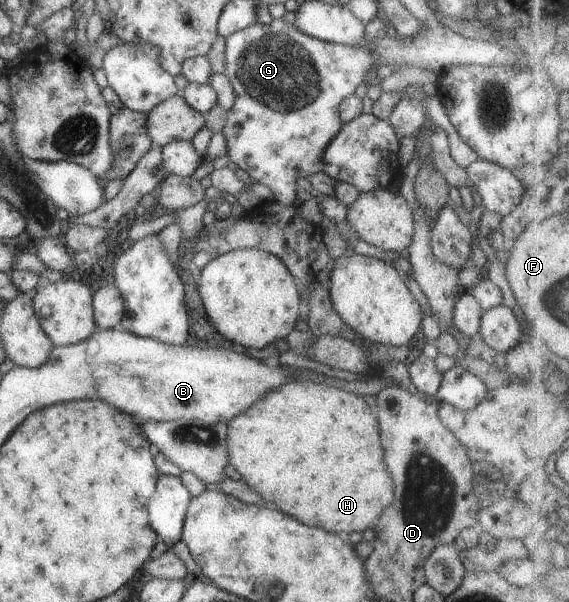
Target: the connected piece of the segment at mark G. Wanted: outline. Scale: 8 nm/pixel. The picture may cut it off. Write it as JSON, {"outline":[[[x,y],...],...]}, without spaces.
{"outline":[[[275,18],[268,24],[255,24],[248,28],[233,32],[225,38],[226,50],[225,61],[226,66],[224,74],[231,81],[236,93],[236,100],[233,107],[228,111],[228,118],[225,127],[222,129],[225,136],[227,156],[241,169],[245,169],[250,177],[253,177],[257,183],[262,183],[270,187],[274,193],[273,200],[284,204],[295,203],[296,188],[295,181],[299,177],[312,176],[317,172],[323,172],[324,161],[322,160],[323,152],[327,144],[337,135],[337,132],[343,127],[344,121],[339,113],[339,104],[347,96],[354,93],[357,86],[364,81],[367,71],[374,63],[374,53],[364,45],[338,44],[321,41],[320,39],[311,37],[301,33],[293,24],[285,23],[281,18]]]}

